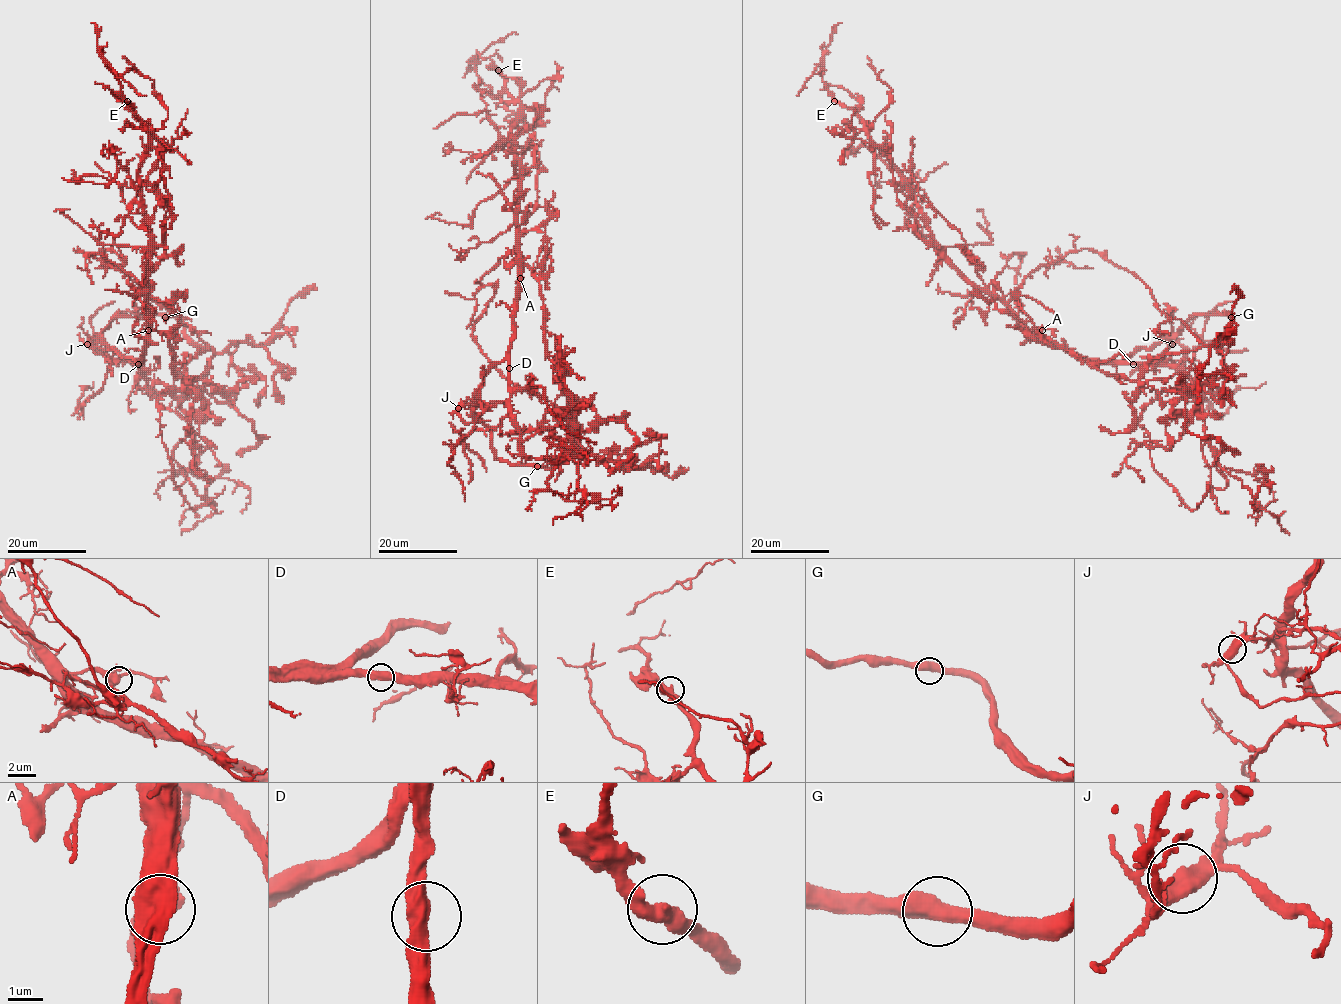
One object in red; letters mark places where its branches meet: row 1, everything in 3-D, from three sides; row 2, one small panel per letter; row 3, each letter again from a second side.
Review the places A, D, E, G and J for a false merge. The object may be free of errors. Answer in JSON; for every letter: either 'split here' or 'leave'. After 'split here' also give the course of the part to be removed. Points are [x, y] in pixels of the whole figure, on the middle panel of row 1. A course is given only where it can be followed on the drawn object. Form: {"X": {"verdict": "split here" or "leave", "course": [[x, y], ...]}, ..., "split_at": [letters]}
{"A": {"verdict": "leave"}, "D": {"verdict": "leave"}, "E": {"verdict": "leave"}, "G": {"verdict": "leave"}, "J": {"verdict": "split here", "course": [[458, 408], [457, 414], [467, 424], [490, 420]]}, "split_at": ["J"]}

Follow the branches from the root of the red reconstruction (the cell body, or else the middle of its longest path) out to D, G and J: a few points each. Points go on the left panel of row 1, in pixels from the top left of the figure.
D: (147, 341), (143, 360), (138, 364)
G: (147, 341), (143, 360), (135, 362), (110, 349), (101, 333), (125, 312), (165, 317)
J: (147, 341), (141, 362), (123, 358), (100, 337), (95, 347), (87, 344)

